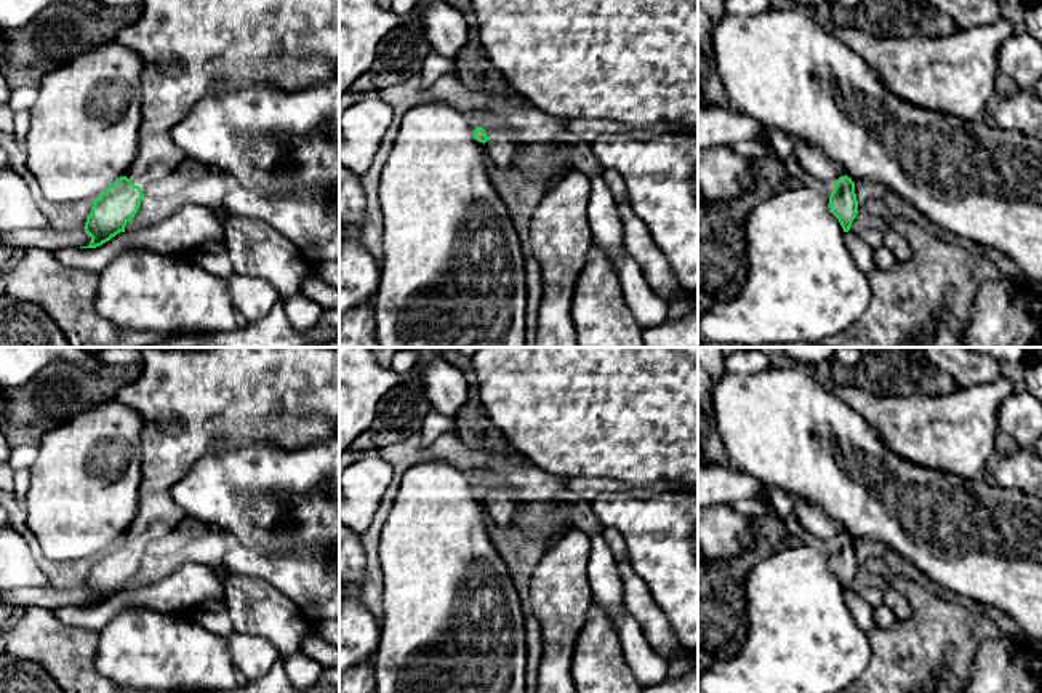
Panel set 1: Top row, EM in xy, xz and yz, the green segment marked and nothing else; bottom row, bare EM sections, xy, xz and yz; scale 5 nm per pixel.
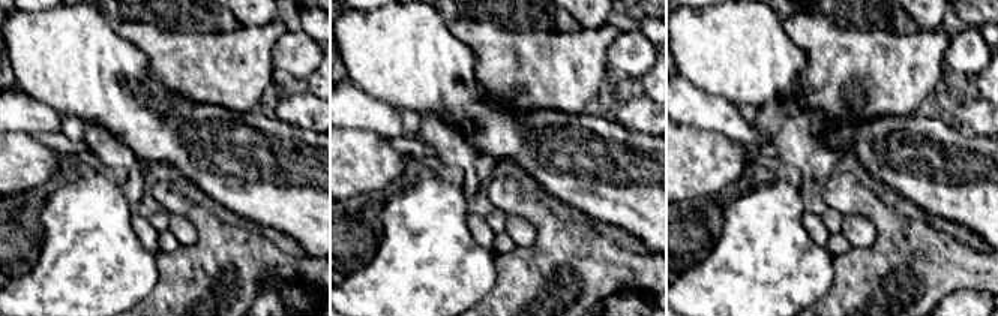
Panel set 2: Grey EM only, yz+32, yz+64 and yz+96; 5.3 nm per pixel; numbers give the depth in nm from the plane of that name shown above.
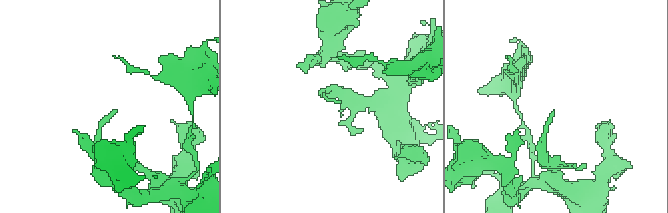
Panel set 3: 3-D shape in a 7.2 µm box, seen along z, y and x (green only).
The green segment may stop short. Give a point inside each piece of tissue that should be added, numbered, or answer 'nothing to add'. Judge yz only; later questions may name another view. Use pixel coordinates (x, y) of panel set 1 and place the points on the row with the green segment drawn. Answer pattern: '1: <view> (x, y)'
1: yz (809, 157)

